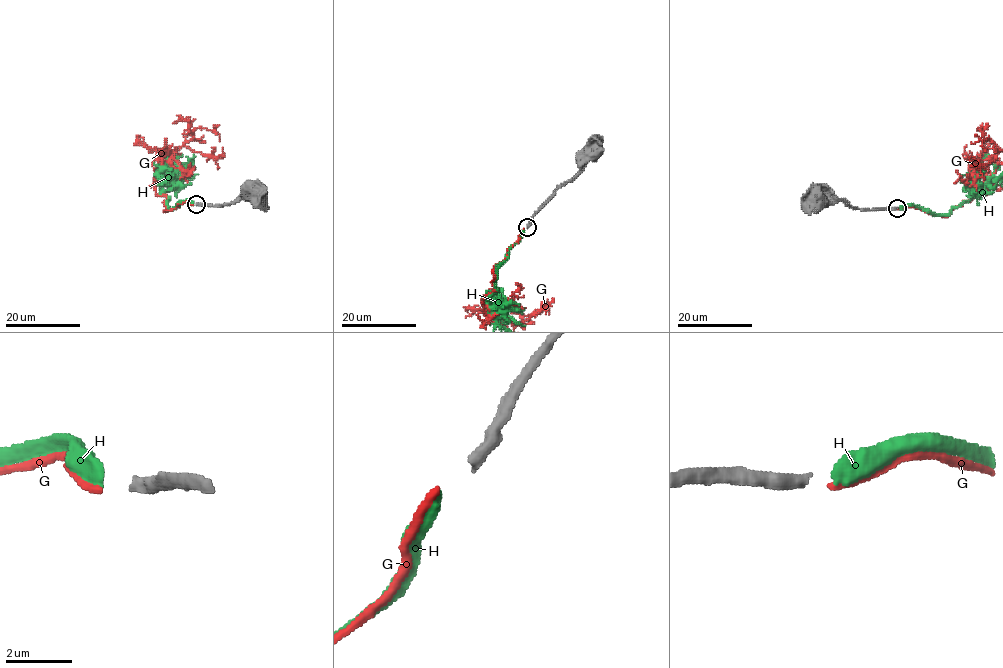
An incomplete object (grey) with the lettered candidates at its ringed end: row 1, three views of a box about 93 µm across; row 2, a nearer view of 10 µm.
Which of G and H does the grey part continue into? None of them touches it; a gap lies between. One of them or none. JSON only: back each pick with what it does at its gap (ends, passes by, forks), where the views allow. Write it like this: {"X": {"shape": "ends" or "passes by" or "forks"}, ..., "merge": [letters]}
{"H": {"shape": "ends"}, "merge": ["H"]}

